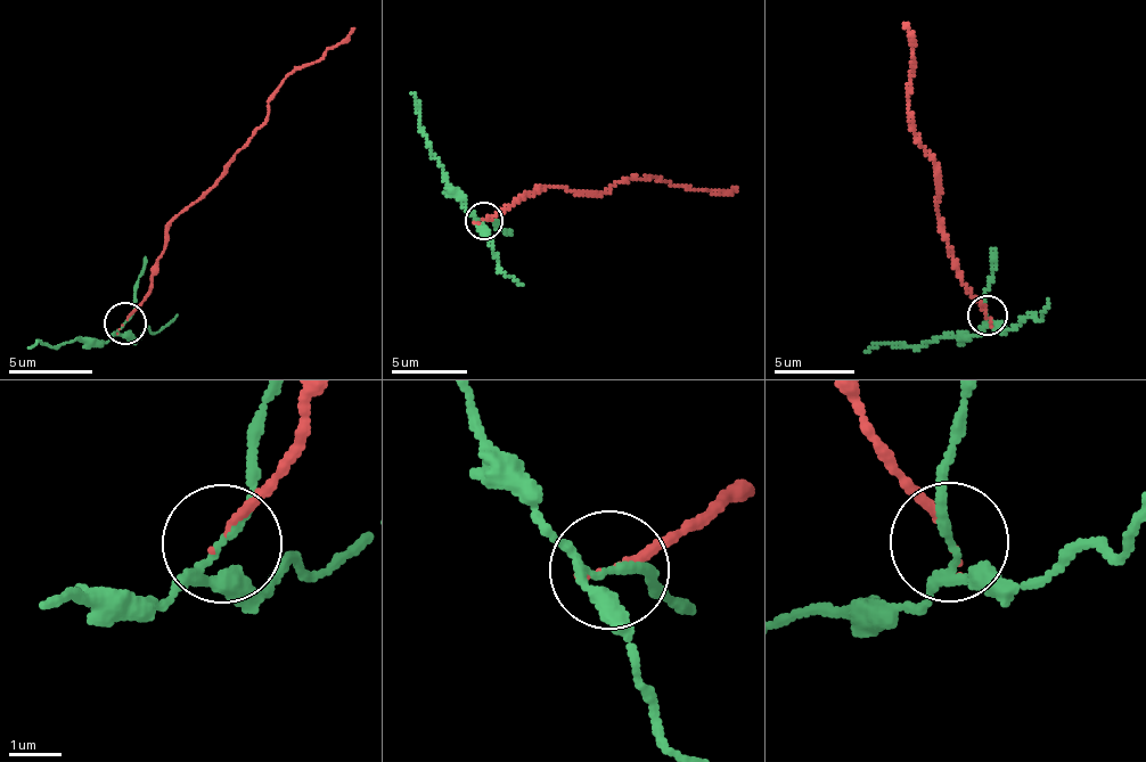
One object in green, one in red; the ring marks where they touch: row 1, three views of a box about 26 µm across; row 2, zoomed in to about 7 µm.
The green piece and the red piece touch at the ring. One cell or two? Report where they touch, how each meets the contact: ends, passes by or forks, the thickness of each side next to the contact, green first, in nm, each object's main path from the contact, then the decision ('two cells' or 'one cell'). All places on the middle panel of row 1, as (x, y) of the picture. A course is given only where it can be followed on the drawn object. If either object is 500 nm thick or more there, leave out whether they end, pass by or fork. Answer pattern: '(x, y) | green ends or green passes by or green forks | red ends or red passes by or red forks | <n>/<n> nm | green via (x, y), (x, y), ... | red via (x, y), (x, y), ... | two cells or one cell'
(484, 220) | green forks | red ends | 110/150 nm | green via (483, 220), (465, 207), (419, 123), (419, 100), (410, 92) | red via (482, 219), (549, 187), (606, 193), (620, 182), (653, 177), (694, 189), (737, 188) | two cells

